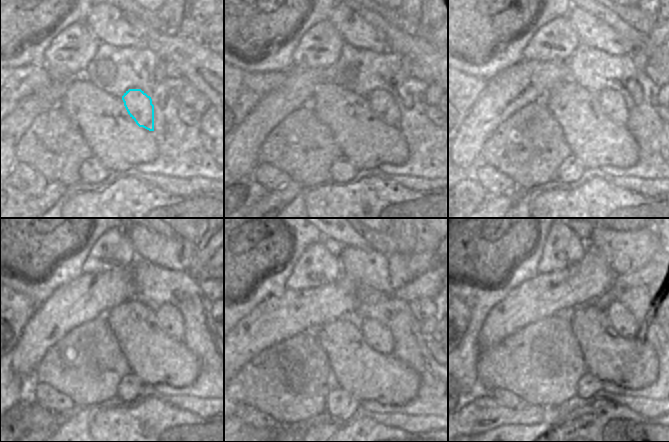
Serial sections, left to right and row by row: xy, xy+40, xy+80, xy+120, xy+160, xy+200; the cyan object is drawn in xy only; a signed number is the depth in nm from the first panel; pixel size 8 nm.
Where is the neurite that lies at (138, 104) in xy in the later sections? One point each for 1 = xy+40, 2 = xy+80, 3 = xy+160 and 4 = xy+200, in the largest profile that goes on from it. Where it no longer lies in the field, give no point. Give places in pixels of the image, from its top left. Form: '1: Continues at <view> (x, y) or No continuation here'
1: Continues at xy+40 (381, 104)
2: Continues at xy+80 (612, 103)
3: Continues at xy+160 (399, 318)
4: Continues at xy+200 (620, 319)

